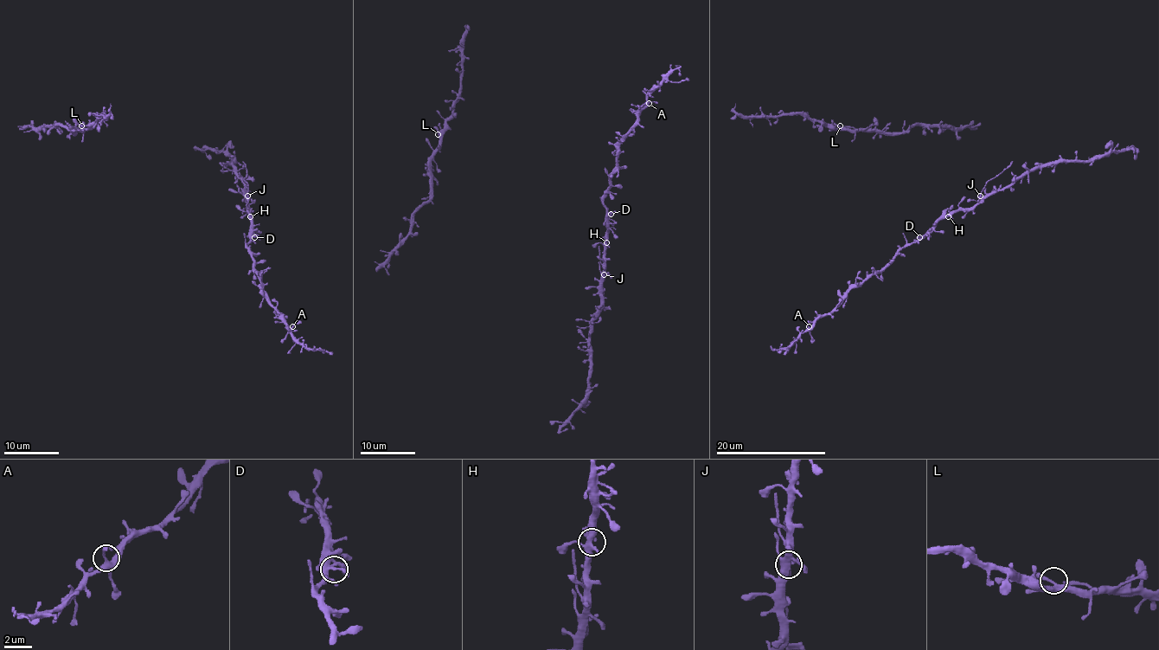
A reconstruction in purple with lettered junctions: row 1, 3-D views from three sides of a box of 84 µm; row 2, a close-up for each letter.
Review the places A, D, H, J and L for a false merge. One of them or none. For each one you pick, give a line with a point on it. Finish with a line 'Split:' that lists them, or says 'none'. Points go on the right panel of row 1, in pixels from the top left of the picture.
J: Place: (980, 196)
Split: J

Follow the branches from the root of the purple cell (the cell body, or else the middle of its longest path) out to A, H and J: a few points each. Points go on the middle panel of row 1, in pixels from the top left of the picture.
A: (592, 246), (605, 241), (606, 209), (604, 196), (611, 185), (617, 148), (635, 126), (637, 115), (649, 103)
H: (592, 246), (606, 242)
J: (592, 246), (598, 246), (604, 274)

